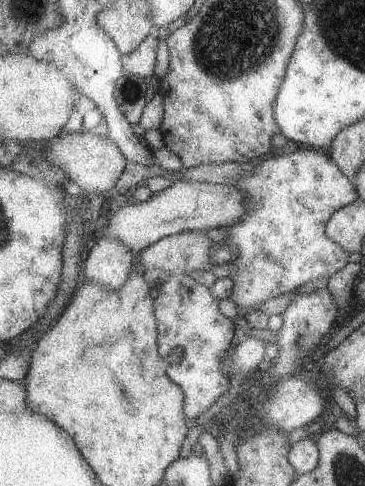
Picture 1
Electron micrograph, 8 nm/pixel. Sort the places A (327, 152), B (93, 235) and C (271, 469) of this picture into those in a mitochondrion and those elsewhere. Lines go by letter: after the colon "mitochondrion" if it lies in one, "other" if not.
A: other
B: other
C: other

